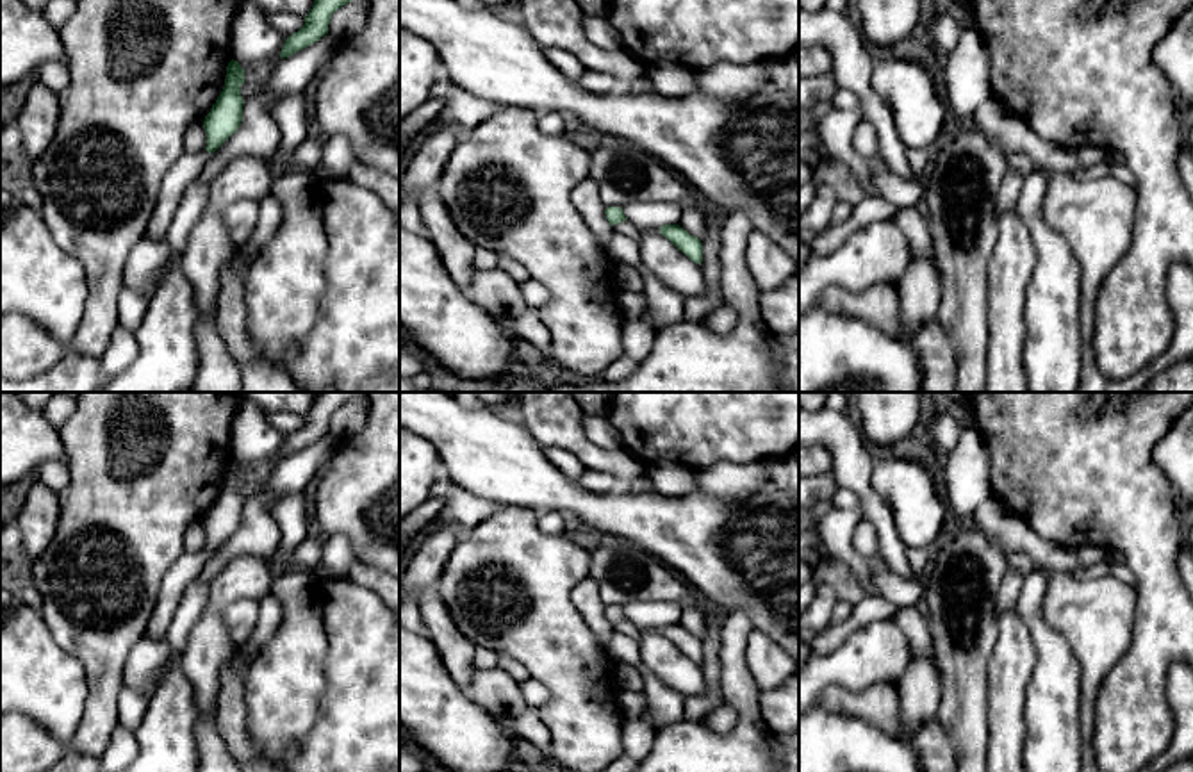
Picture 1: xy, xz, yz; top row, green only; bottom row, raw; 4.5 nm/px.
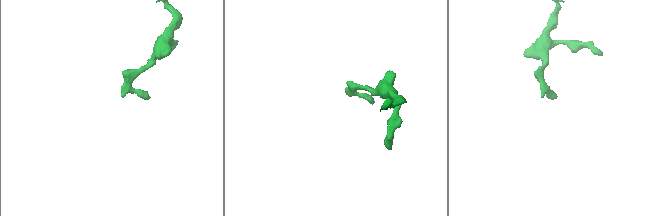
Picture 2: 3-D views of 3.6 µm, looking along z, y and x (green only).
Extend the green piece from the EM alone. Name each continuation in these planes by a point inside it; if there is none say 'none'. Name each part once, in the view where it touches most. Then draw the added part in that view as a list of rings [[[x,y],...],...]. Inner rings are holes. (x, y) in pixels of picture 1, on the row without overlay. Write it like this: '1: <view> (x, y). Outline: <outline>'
1: xy (188, 567). Outline: [[[207,549],[200,553],[184,551],[178,556],[178,560],[169,567],[169,571],[160,581],[160,592],[155,608],[152,612],[152,617],[146,624],[144,631],[146,636],[152,638],[166,636],[187,585],[200,576],[207,558],[209,558]]]

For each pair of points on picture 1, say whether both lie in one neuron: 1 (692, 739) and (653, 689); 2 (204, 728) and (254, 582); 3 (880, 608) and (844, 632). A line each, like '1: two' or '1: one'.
1: two
2: one
3: one

